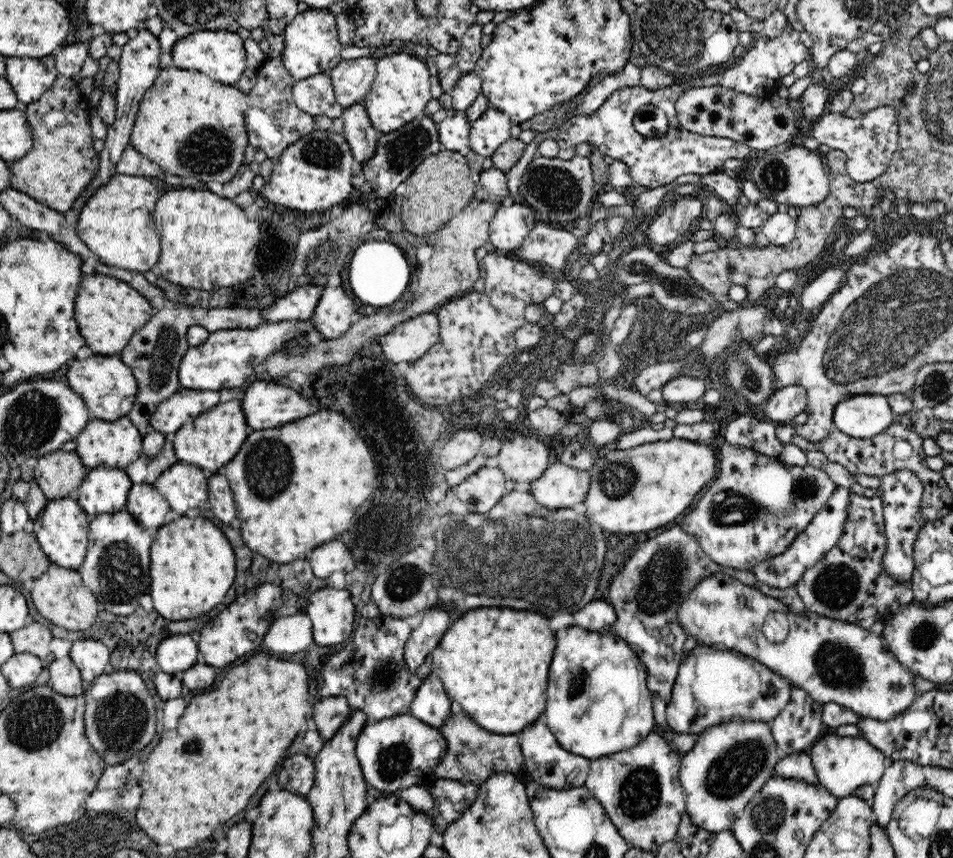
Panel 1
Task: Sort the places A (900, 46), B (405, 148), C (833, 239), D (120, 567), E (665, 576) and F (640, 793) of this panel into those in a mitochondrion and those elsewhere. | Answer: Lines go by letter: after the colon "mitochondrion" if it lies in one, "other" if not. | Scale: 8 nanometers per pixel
A: other
B: mitochondrion
C: other
D: mitochondrion
E: mitochondrion
F: mitochondrion

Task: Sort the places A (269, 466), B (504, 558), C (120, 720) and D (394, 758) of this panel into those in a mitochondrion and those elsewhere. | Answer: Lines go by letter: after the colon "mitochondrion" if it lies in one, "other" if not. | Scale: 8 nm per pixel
A: mitochondrion
B: mitochondrion
C: mitochondrion
D: mitochondrion

